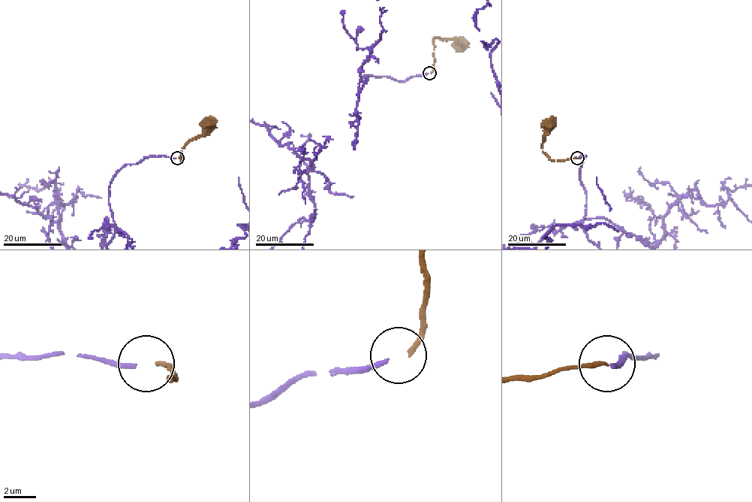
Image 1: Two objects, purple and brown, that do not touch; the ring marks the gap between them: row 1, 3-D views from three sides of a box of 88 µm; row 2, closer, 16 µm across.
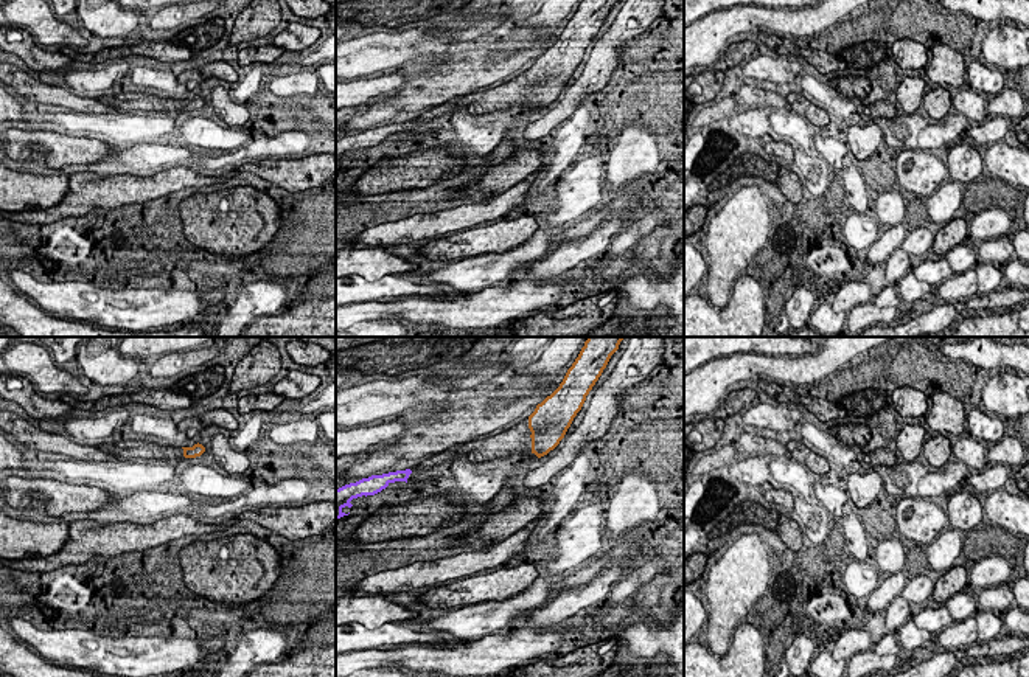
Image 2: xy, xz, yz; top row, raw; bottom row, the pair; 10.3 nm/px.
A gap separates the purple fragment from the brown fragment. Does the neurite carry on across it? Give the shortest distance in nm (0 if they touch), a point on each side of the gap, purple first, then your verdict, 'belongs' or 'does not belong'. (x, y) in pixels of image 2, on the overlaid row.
gap 1250 nm; span xz (411, 471), (532, 452); belongs

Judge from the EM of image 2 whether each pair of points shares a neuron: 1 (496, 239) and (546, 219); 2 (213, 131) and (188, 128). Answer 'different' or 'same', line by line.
1: different
2: same

